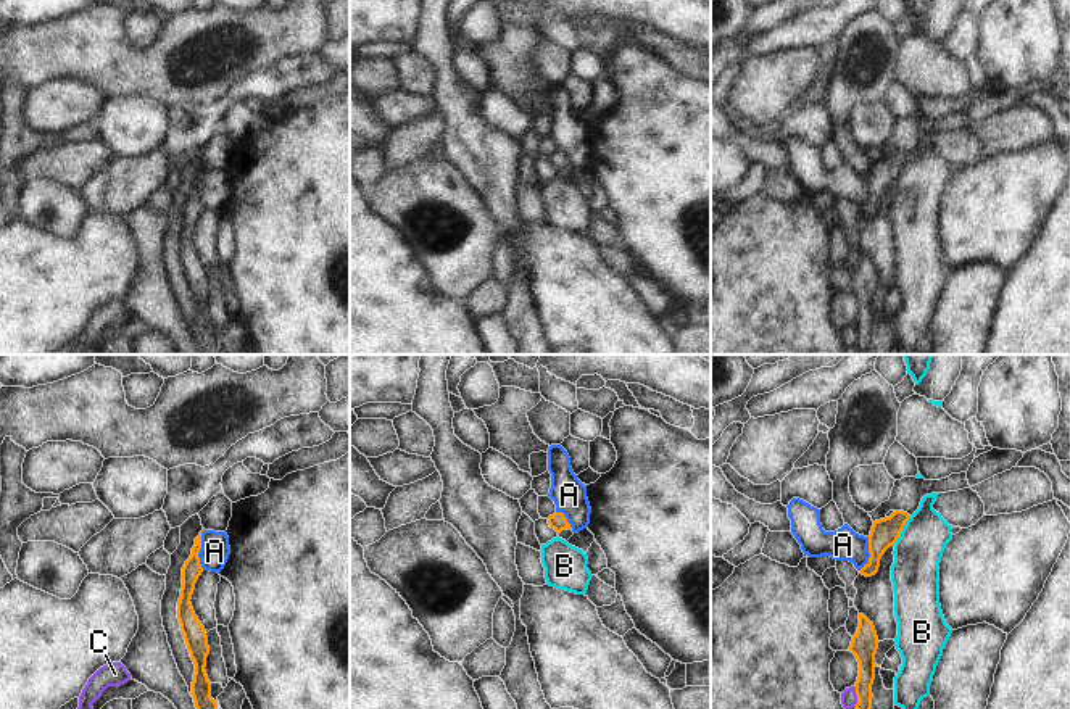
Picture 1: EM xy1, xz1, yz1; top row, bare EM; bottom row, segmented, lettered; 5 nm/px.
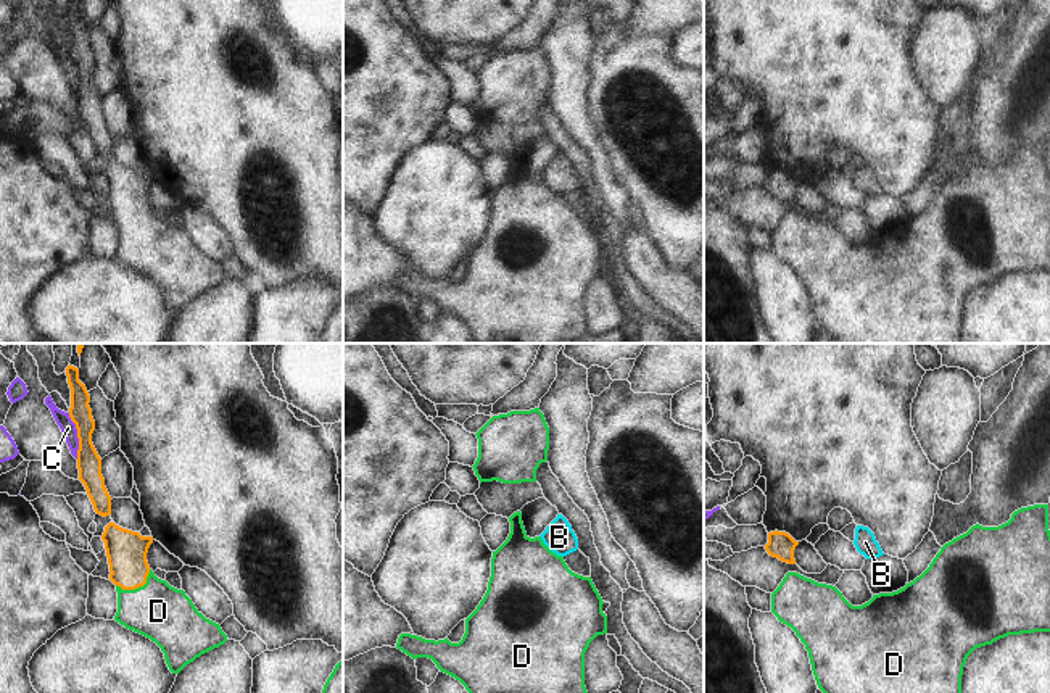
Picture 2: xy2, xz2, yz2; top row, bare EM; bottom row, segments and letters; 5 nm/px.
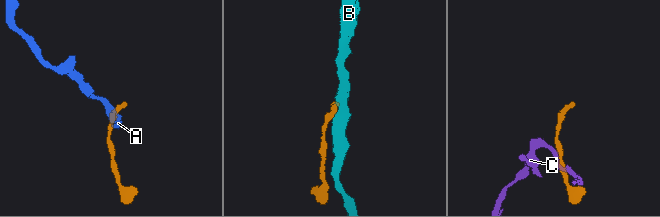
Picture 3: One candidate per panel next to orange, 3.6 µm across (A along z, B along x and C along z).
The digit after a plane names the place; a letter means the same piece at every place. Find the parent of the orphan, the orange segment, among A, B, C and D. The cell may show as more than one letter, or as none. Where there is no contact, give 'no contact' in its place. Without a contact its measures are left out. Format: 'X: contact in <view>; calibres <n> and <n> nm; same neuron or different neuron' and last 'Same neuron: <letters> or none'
A: contact in xy1; calibres 100 and 150 nm; different neuron
B: contact in yz1; calibres 140 and 240 nm; different neuron
C: contact in xy2; calibres 120 and 80 nm; different neuron
D: contact in xy2; calibres 200 and 280 nm; same neuron
Same neuron: D

